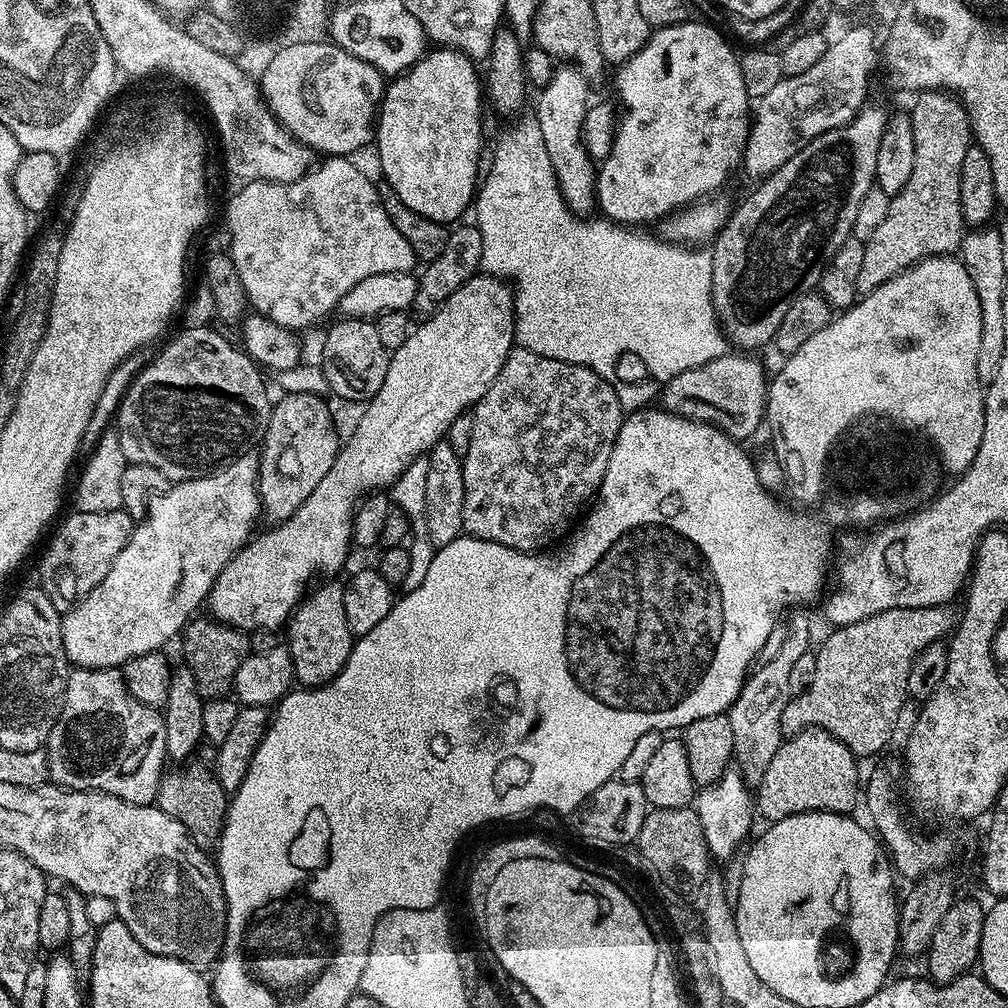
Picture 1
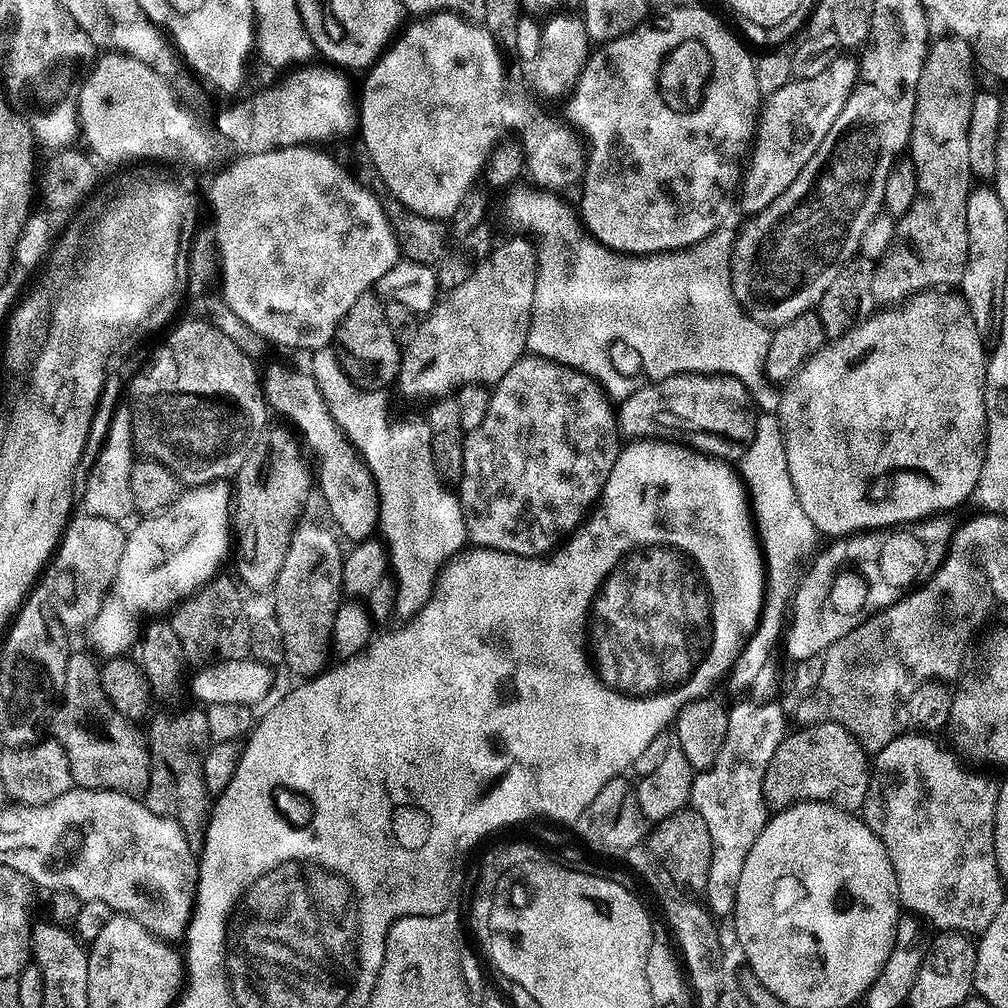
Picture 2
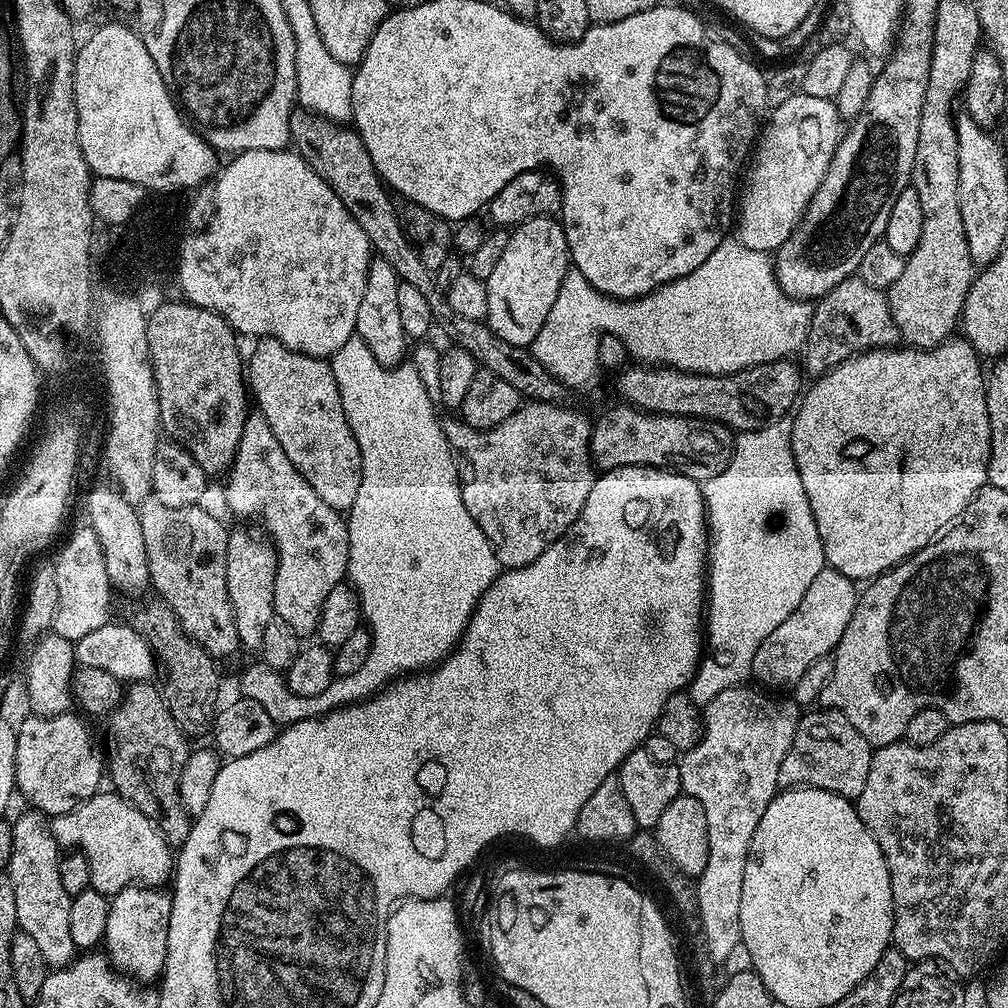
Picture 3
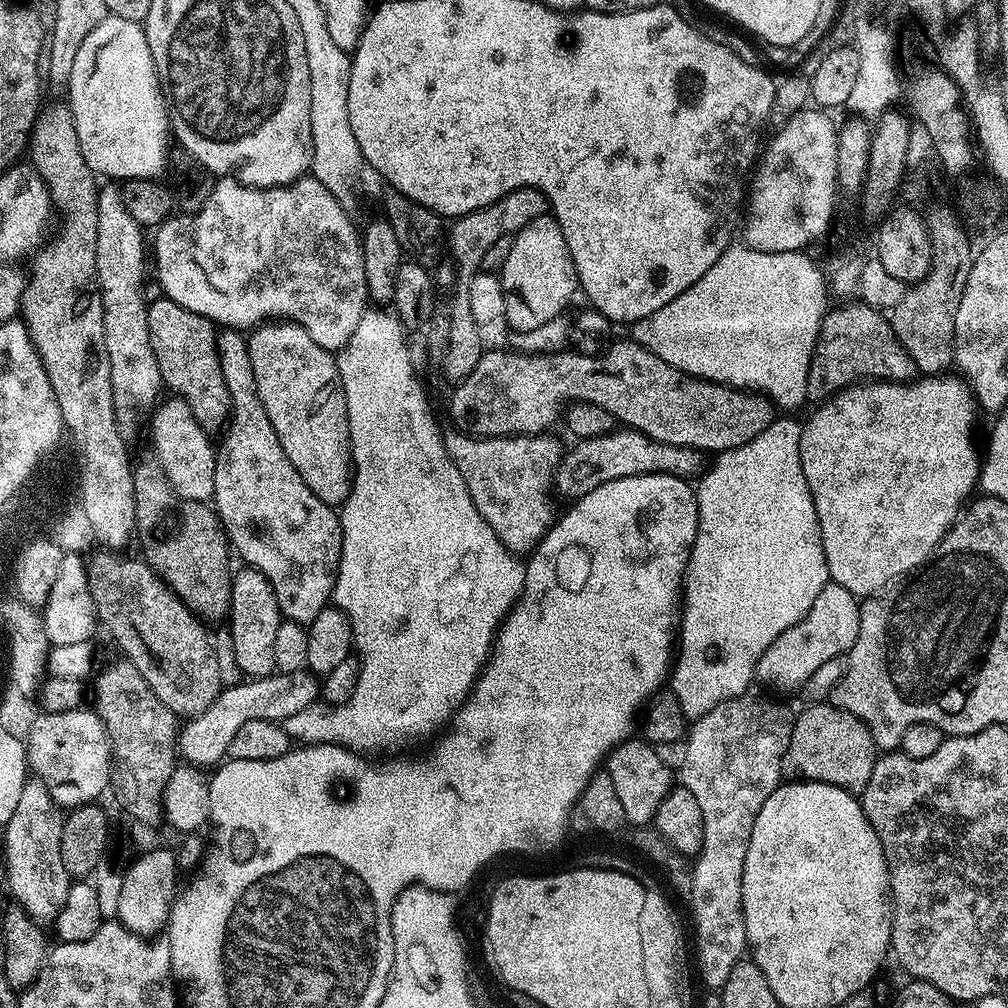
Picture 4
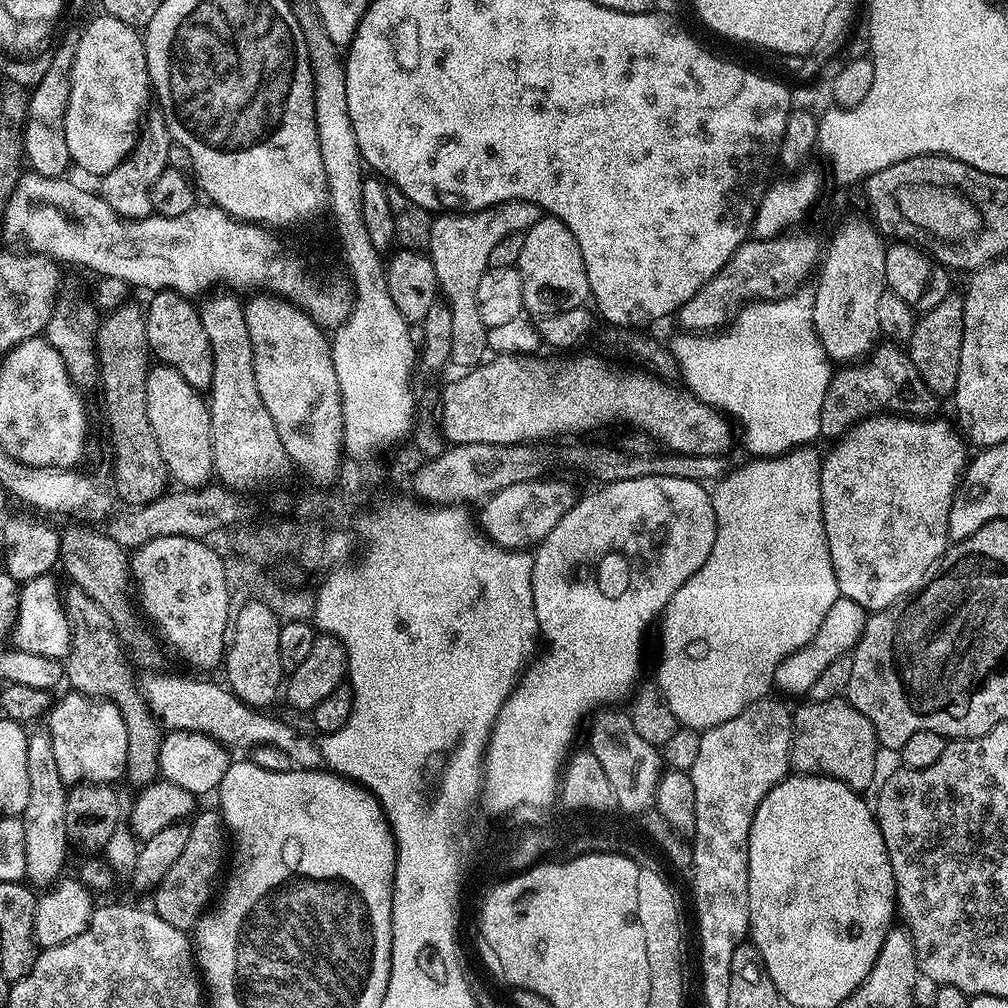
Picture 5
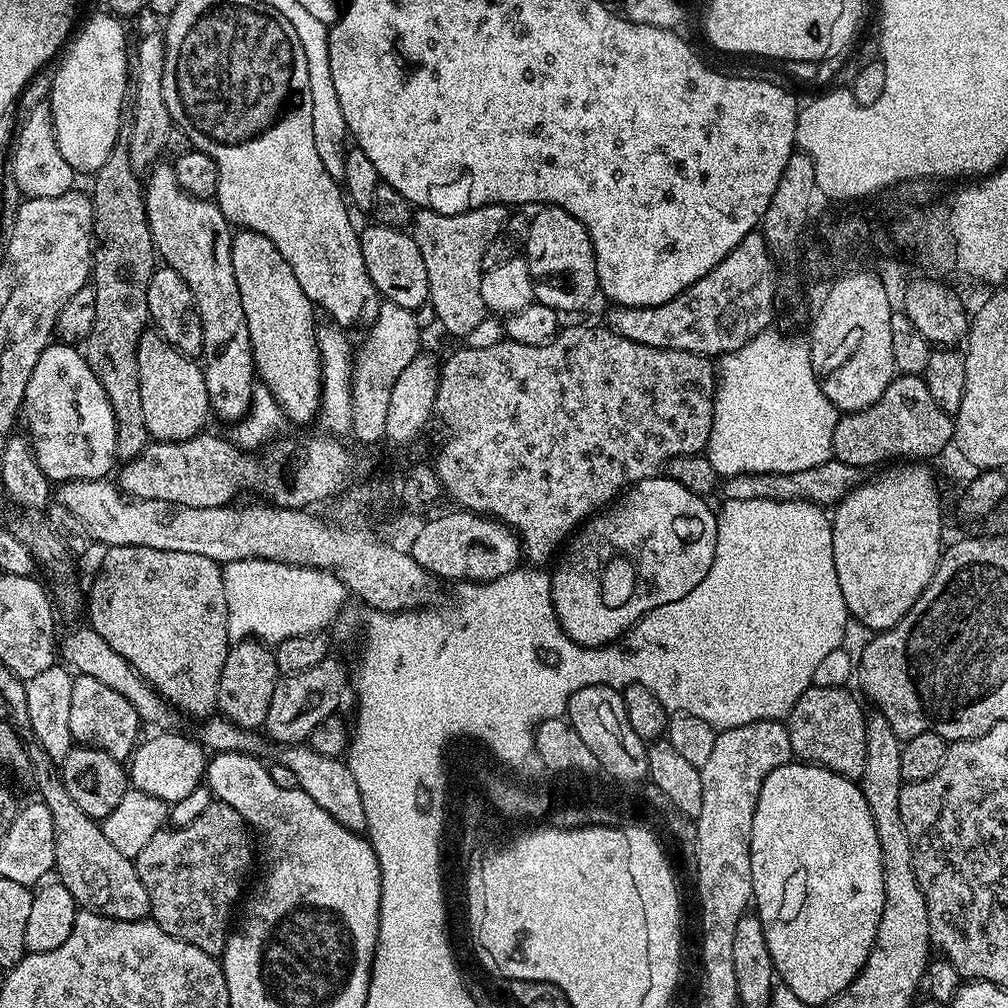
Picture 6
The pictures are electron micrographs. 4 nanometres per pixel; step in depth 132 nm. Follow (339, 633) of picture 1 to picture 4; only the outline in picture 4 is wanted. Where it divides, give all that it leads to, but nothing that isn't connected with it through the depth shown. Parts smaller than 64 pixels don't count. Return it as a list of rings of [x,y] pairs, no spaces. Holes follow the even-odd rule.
[[[224,328],[223,330],[217,331],[216,349],[218,350],[218,362],[222,366],[222,378],[226,382],[226,390],[230,394],[232,411],[228,417],[228,423],[222,432],[224,441],[221,444],[219,441],[218,447],[216,448],[214,494],[212,495],[214,511],[219,519],[220,527],[224,529],[224,534],[231,551],[235,555],[237,552],[248,563],[245,565],[249,569],[261,572],[270,582],[270,586],[278,598],[281,617],[307,626],[312,623],[314,618],[318,618],[318,614],[322,614],[324,608],[329,607],[332,599],[332,591],[336,585],[336,571],[340,569],[340,559],[342,558],[342,526],[340,525],[340,518],[337,509],[333,505],[322,502],[312,493],[310,486],[306,486],[306,482],[302,482],[302,474],[298,474],[298,470],[294,470],[290,458],[286,458],[286,450],[282,450],[282,442],[278,442],[278,434],[274,434],[274,426],[270,426],[270,418],[266,418],[266,410],[262,406],[262,398],[258,398],[258,382],[254,382],[254,366],[250,363],[248,336],[243,331],[235,328]]]

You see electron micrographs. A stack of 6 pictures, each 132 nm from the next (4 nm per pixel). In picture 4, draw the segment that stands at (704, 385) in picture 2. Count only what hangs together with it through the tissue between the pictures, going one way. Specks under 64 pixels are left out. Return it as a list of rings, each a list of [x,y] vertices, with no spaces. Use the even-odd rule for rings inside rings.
[[[617,430],[604,437],[590,437],[588,439],[581,439],[579,442],[573,443],[572,449],[565,451],[563,453],[562,459],[559,464],[556,465],[554,469],[554,488],[561,492],[562,495],[568,499],[568,502],[575,502],[580,499],[580,497],[590,494],[590,490],[595,490],[596,487],[602,486],[602,482],[614,482],[618,478],[626,478],[627,476],[646,476],[649,474],[659,474],[662,476],[679,476],[681,478],[691,477],[691,472],[695,470],[700,464],[700,459],[702,459],[701,453],[695,448],[673,448],[670,444],[657,444],[656,441],[651,440],[649,436],[644,436],[641,432],[635,430]]]

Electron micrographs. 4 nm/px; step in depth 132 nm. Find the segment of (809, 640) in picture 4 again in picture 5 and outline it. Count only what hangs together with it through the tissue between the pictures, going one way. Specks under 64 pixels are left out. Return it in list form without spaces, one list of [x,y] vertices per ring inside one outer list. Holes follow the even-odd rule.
[[[841,596],[830,608],[830,614],[826,616],[826,622],[822,622],[816,637],[781,664],[776,672],[775,687],[781,688],[785,692],[783,693],[785,697],[800,695],[803,697],[810,690],[810,686],[814,686],[814,681],[822,674],[822,670],[826,670],[826,666],[834,662],[834,658],[842,658],[851,653],[860,641],[864,623],[868,618],[869,613],[862,606],[858,606],[858,602]]]

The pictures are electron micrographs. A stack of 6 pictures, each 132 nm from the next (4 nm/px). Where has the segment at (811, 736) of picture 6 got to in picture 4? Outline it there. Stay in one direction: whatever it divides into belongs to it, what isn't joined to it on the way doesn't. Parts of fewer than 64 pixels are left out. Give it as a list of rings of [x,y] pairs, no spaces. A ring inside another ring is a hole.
[[[831,702],[808,704],[805,712],[795,717],[790,734],[790,746],[786,746],[786,754],[780,763],[781,773],[789,781],[803,782],[813,780],[819,784],[838,786],[842,790],[859,794],[864,791],[866,782],[870,782],[870,774],[878,759],[878,749],[870,730],[854,714],[837,708]]]

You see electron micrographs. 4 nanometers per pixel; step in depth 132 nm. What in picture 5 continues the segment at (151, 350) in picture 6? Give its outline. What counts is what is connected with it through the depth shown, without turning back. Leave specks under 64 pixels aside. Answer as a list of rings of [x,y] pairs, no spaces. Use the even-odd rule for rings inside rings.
[[[153,363],[146,378],[146,414],[150,414],[150,426],[162,450],[162,458],[168,467],[169,477],[185,489],[199,489],[207,485],[213,475],[212,431],[208,400],[201,389],[190,386],[178,370],[168,364]]]

